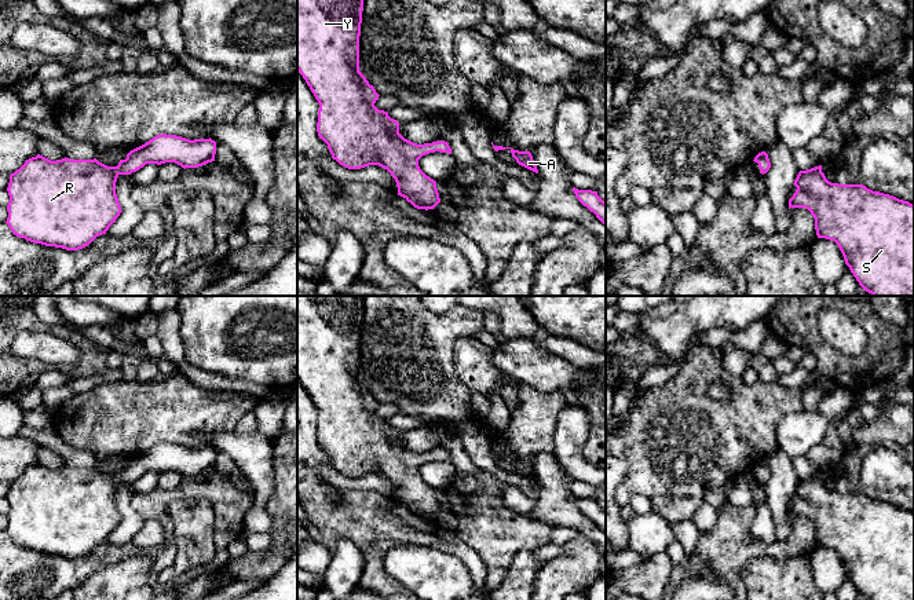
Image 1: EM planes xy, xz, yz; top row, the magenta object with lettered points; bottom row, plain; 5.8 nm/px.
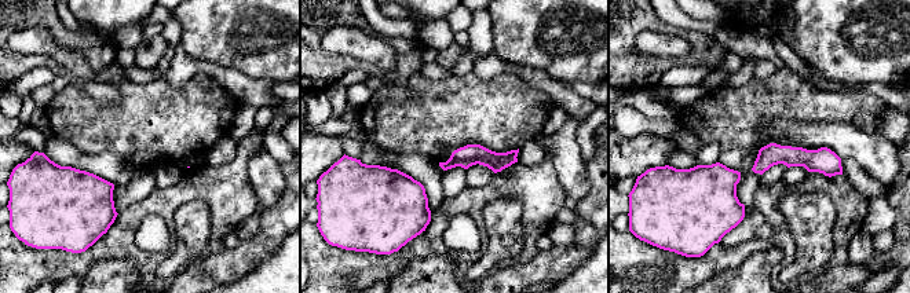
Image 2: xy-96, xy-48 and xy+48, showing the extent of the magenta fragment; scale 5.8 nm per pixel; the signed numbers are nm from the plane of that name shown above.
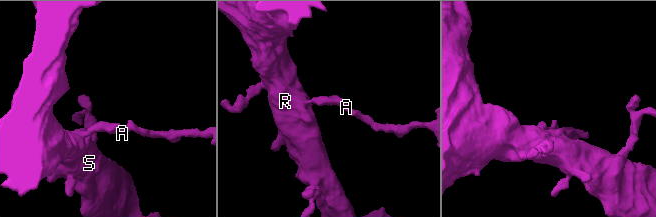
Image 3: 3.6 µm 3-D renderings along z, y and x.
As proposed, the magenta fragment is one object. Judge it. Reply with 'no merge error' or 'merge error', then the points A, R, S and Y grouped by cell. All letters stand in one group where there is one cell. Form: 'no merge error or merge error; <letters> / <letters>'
no merge error; A R S Y

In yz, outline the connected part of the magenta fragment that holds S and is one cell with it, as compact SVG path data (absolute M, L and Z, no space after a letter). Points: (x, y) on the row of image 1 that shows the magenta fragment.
M822 165L800 171L790 208L805 208L815 219L818 238L834 241L851 272L873 296L914 296L914 205L893 195L873 191L863 184L838 184L826 179Z

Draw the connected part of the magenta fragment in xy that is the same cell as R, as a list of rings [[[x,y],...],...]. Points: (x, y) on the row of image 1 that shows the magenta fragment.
[[[157,135],[145,144],[131,150],[117,167],[107,167],[94,160],[62,158],[51,161],[40,154],[10,175],[7,187],[7,224],[12,234],[45,246],[78,250],[88,246],[96,237],[106,234],[121,213],[116,194],[120,175],[131,175],[146,164],[175,162],[182,168],[198,168],[215,161],[216,142],[209,139],[186,139],[176,135]]]

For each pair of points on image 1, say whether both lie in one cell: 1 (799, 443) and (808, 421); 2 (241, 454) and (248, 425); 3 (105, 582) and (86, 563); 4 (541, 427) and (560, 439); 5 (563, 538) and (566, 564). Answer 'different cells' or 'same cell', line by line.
1: same cell
2: different cells
3: different cells
4: different cells
5: different cells

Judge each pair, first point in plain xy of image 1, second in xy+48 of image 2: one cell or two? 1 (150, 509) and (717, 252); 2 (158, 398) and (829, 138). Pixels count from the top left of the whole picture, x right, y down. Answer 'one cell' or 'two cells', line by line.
1: one cell
2: two cells

